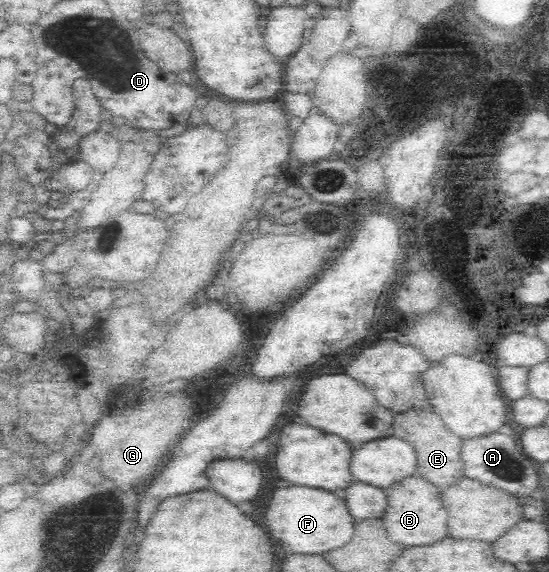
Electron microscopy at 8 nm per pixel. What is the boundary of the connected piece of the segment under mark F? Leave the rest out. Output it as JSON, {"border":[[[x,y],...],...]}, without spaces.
{"border":[[[308,486],[276,488],[264,512],[266,532],[270,540],[294,554],[320,554],[344,546],[352,536],[352,518],[340,498],[326,490]]]}

